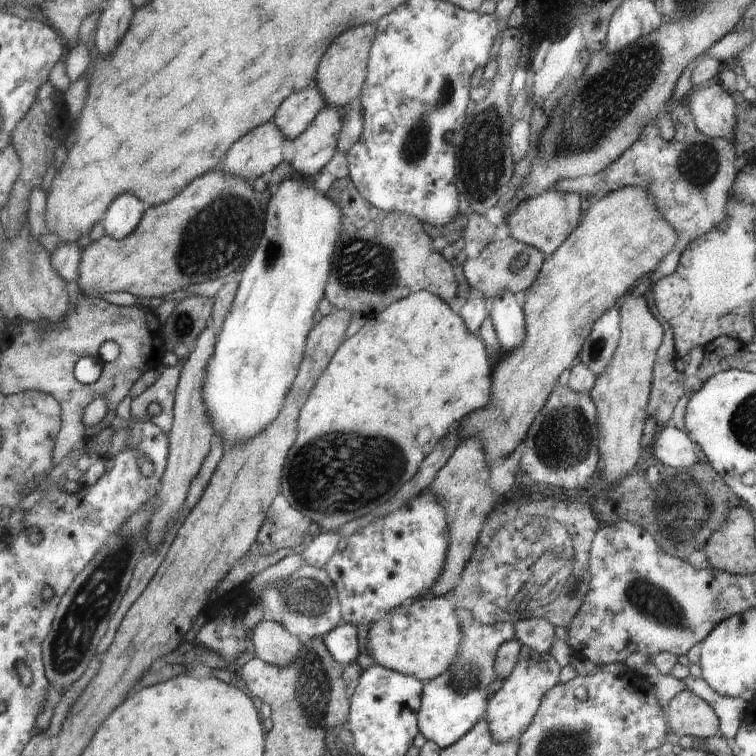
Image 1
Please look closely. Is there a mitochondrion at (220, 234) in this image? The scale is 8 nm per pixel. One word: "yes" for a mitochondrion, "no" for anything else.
yes

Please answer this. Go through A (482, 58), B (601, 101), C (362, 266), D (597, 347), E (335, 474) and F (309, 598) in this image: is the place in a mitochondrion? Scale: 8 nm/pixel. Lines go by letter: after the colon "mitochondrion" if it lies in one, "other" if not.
A: other
B: mitochondrion
C: mitochondrion
D: mitochondrion
E: mitochondrion
F: mitochondrion

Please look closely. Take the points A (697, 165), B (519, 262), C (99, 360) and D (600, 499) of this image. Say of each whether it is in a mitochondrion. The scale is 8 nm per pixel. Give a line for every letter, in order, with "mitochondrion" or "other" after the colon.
A: mitochondrion
B: mitochondrion
C: other
D: other

